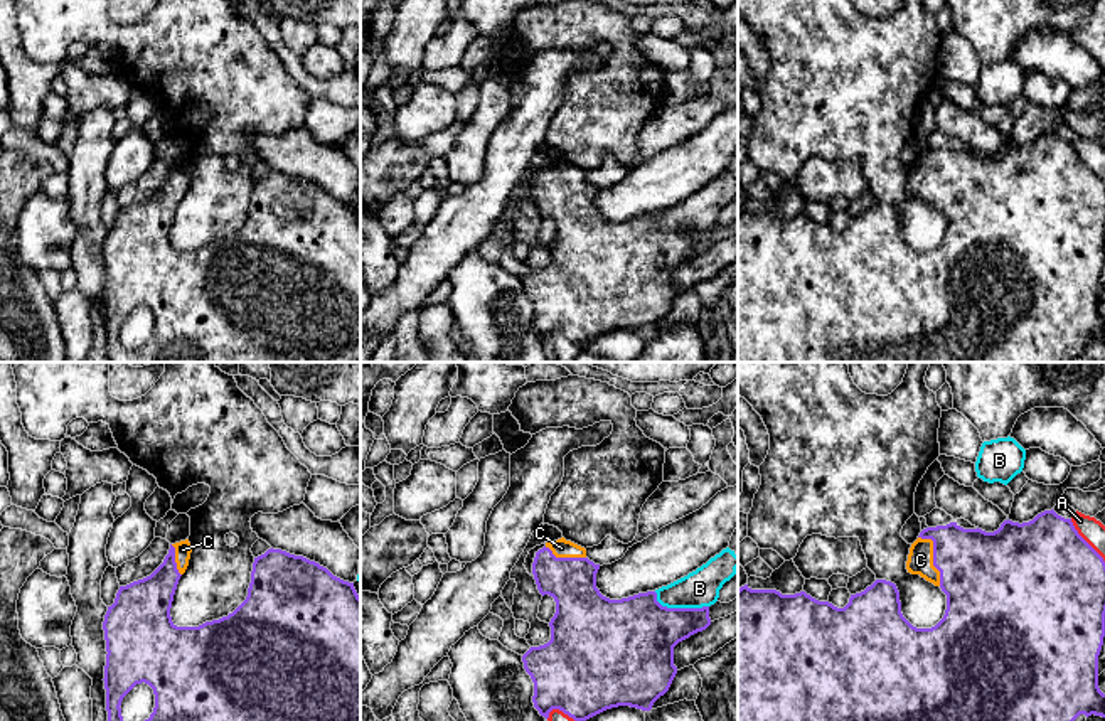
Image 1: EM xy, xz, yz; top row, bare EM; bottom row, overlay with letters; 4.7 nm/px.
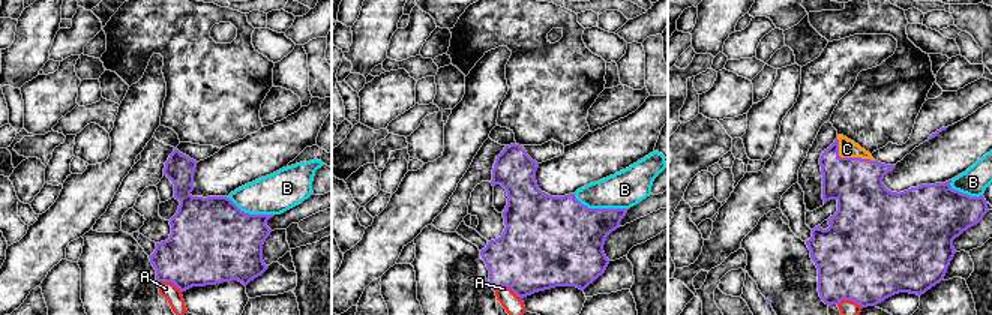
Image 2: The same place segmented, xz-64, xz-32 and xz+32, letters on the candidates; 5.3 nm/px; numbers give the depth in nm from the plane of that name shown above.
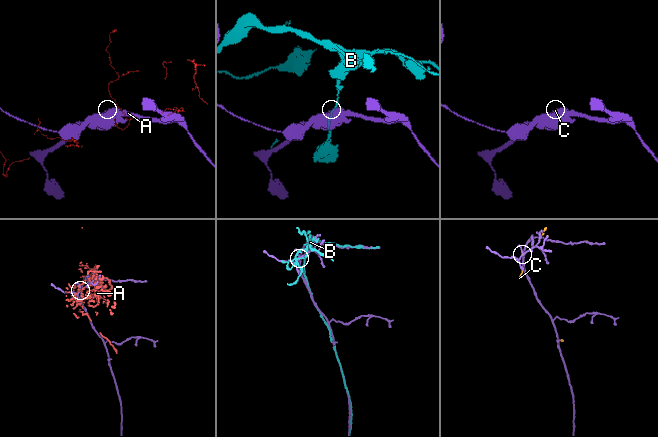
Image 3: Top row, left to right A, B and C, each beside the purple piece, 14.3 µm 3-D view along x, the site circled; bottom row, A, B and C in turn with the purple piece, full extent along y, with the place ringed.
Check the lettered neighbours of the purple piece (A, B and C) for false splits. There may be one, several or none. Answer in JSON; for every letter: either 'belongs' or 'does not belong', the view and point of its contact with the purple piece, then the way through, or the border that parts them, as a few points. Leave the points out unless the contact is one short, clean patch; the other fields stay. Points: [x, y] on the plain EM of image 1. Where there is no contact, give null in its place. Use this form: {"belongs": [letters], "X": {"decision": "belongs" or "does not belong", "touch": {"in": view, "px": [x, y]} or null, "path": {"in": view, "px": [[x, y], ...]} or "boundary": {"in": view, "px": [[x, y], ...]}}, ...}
{"belongs": ["C"], "A": {"decision": "does not belong", "touch": {"in": "yz", "px": [1085, 164]}}, "B": {"decision": "does not belong", "touch": {"in": "xz", "px": [679, 231]}}, "C": {"decision": "belongs", "touch": {"in": "yz", "px": [934, 179]}}}

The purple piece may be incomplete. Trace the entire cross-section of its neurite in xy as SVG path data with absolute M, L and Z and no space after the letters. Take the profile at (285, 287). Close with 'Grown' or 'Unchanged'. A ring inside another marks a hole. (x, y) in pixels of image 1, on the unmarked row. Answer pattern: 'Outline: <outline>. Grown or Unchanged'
Outline: M189 162L170 167L163 185L147 200L120 209L115 226L108 229L103 253L106 263L106 354L111 362L360 362L360 219L354 206L334 199L327 190L303 179L281 172L268 172L254 180L251 206L246 222L227 239L206 244L199 249L177 249L172 244L170 231L180 199L190 182ZM148 307L155 317L155 330L148 342L131 350L123 344L121 323L136 308Z. Grown

